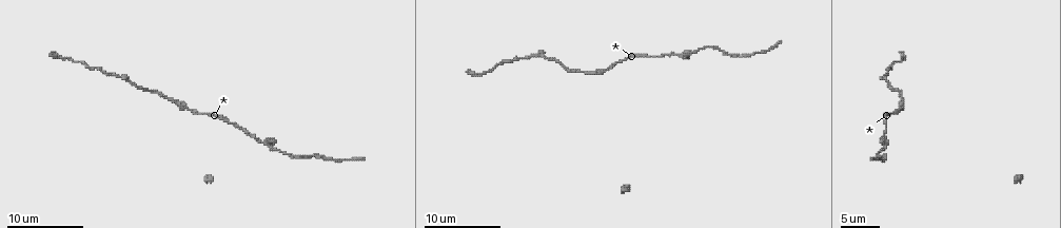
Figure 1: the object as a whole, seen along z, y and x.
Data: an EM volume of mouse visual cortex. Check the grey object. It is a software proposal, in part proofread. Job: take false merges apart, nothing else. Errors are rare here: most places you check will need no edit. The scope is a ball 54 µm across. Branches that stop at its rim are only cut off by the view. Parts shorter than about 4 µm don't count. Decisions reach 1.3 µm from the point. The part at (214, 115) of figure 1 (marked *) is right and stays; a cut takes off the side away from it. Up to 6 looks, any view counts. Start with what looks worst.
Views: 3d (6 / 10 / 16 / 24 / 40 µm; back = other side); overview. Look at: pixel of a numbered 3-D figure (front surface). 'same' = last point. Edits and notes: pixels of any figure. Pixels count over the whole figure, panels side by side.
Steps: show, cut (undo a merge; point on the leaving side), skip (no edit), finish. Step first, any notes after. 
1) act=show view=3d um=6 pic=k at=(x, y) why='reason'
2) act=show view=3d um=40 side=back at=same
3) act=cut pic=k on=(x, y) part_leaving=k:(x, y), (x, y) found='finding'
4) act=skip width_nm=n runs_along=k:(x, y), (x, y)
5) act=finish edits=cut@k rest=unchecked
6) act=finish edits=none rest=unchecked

act=show view=3d um=6 pic=1 at=(885, 120) why='thick turns thin'

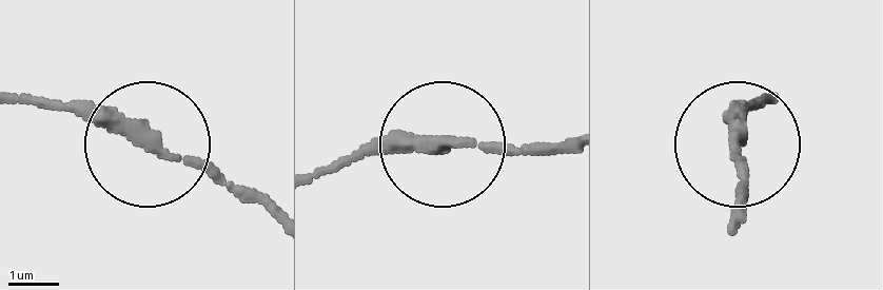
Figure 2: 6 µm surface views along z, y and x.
act=skip runs_along=2:(374, 149), (554, 149) found='continuous, no second neuron'

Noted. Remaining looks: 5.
act=show view=3d um=10 pic=1 at=(275, 151) why='thick turns thin'

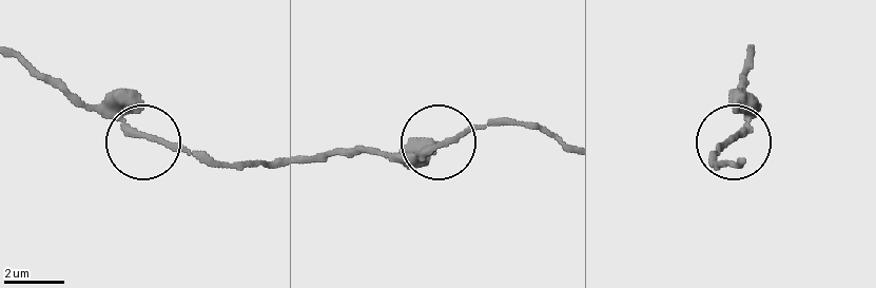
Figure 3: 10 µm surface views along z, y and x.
act=skip runs_along=3:(17, 52), (138, 132), (203, 160) found='all the same neuron'

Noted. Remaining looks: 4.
act=show view=3d um=6 pic=1 at=(174, 101) why='calibre changes'

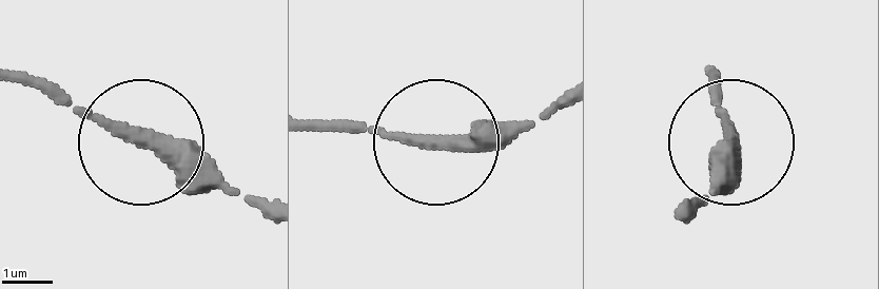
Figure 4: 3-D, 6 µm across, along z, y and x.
act=show view=3d um=6 side=back pic=4 at=(142, 137)

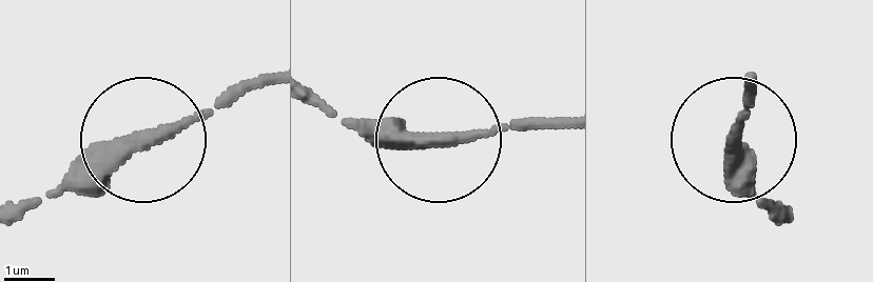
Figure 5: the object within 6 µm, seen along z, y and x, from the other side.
act=skip runs_along=5:(313, 93), (338, 114), (451, 143), (548, 131) found='continuous, no second neuron'

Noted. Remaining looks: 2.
act=finish edits=none rest=unchecked

